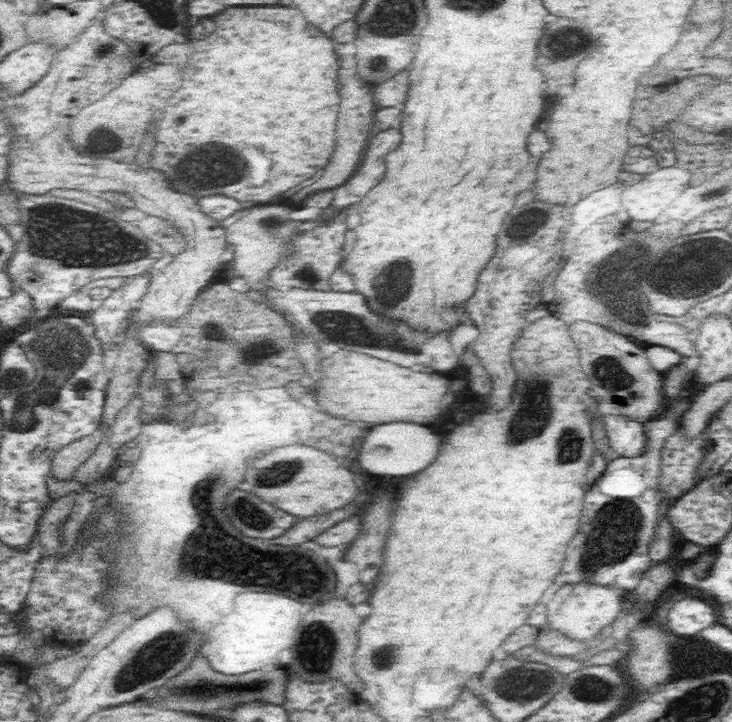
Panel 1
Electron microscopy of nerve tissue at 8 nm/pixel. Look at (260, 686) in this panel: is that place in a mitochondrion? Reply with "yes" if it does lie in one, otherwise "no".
yes

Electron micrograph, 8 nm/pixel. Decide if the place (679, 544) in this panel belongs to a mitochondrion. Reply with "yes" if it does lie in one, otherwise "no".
no

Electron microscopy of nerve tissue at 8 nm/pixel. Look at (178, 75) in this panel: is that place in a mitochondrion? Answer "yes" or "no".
no

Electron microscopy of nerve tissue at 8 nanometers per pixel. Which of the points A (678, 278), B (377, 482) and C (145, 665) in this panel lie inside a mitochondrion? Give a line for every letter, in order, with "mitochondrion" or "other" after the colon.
A: mitochondrion
B: other
C: mitochondrion

